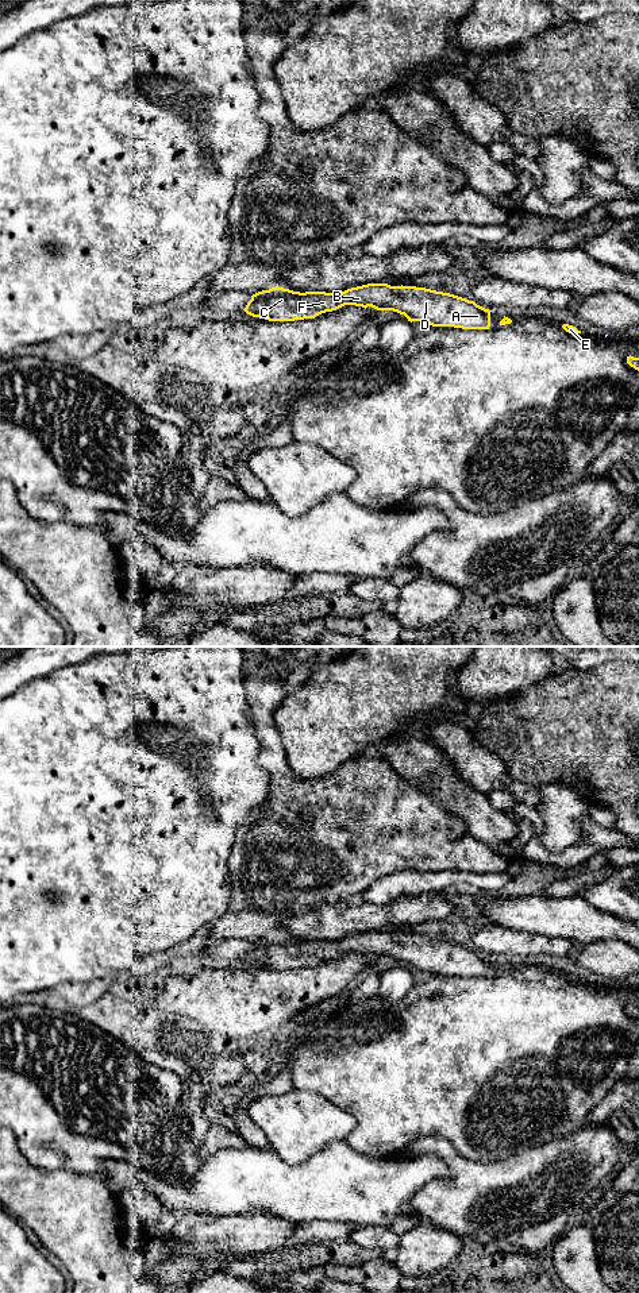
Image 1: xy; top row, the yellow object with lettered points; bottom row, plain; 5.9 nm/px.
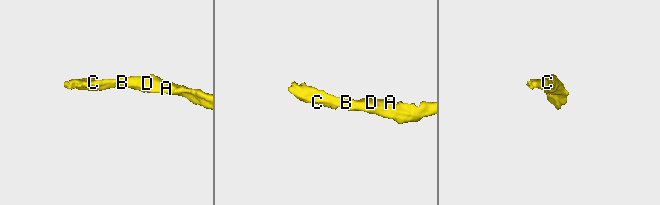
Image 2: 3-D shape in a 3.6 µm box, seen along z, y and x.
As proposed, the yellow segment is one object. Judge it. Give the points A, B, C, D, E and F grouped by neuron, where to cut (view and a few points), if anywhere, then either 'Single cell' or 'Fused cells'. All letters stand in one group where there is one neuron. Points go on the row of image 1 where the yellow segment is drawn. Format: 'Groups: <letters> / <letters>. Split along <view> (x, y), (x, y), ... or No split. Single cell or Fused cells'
Groups: A B C D E F. No split. Single cell

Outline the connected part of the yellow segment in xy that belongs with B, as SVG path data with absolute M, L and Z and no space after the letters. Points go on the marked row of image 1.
M367 283L344 292L293 292L272 287L251 296L243 309L253 317L269 321L295 321L315 319L344 305L355 305L377 310L393 310L408 321L427 323L432 327L454 327L462 329L489 329L490 312L474 301L416 286L390 286Z

